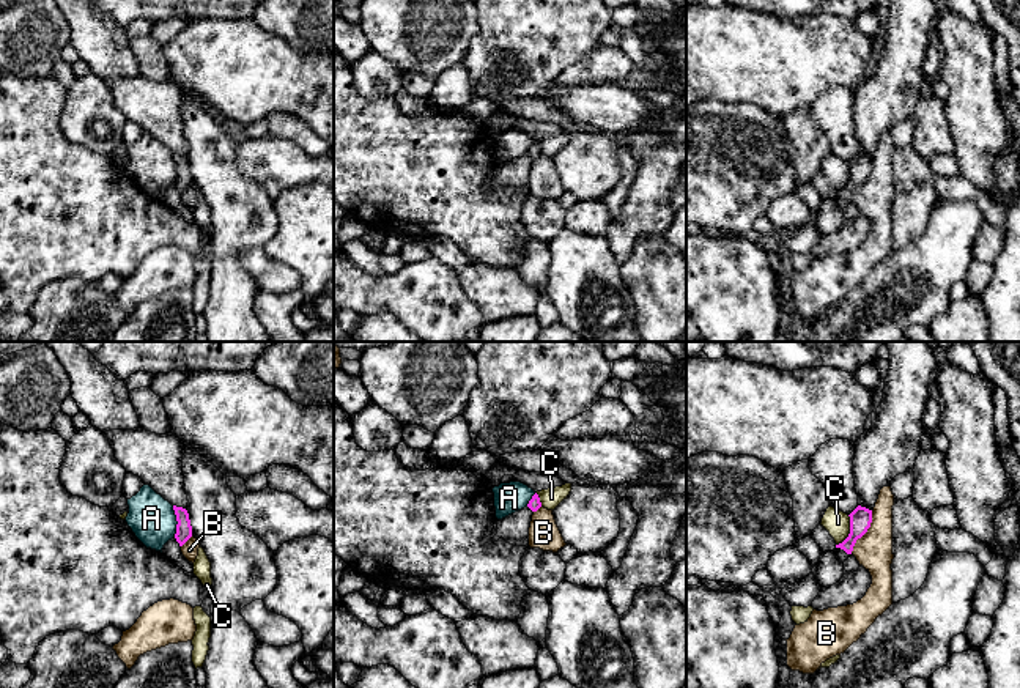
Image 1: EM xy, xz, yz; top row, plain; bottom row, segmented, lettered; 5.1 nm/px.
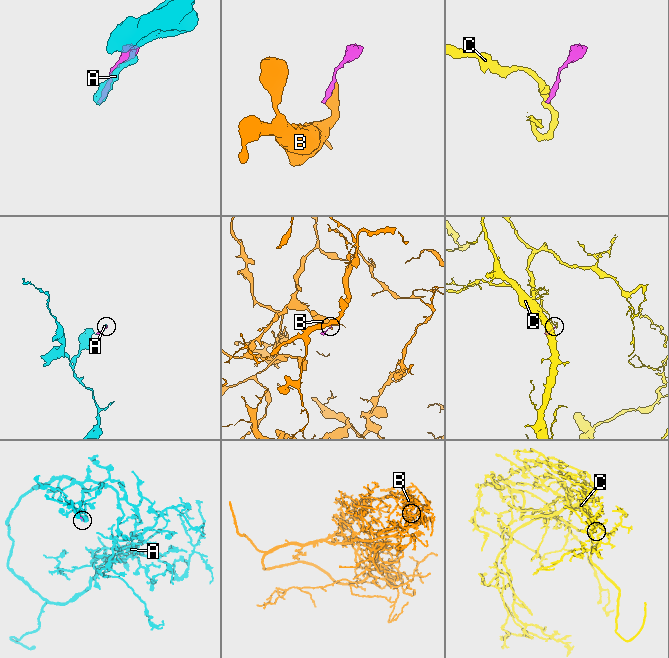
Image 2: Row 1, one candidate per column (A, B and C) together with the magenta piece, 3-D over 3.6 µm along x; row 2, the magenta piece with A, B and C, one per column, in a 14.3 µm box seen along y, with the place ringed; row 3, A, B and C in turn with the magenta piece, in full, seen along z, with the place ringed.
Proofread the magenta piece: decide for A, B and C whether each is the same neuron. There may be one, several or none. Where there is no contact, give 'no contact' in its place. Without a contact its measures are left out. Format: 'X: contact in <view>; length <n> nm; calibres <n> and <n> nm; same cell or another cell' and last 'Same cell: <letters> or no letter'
A: contact in xy; length 160 nm; calibres 80 and 240 nm; another cell
B: contact in yz; length 260 nm; calibres 110 and 190 nm; another cell
C: contact in yz; length 170 nm; calibres 110 and 130 nm; another cell
Same cell: no letter

